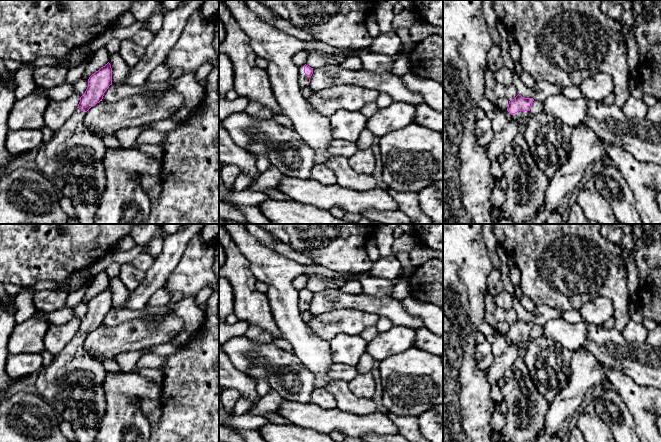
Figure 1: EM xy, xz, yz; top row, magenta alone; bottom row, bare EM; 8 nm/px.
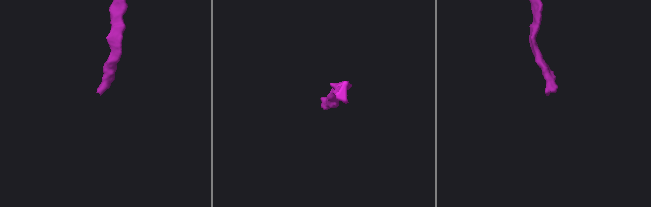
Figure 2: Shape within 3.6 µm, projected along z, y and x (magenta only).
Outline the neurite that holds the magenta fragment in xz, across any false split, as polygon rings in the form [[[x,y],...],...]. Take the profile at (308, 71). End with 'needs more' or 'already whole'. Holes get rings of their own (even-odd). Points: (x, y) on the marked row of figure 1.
[[[302,65],[299,67],[298,83],[300,88],[310,86],[310,78],[313,74],[313,68],[308,65]]]; needs more

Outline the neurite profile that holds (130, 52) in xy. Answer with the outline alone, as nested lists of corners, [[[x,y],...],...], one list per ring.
[[[131,38],[121,41],[119,55],[129,67],[134,67],[145,53],[145,48],[133,42]]]

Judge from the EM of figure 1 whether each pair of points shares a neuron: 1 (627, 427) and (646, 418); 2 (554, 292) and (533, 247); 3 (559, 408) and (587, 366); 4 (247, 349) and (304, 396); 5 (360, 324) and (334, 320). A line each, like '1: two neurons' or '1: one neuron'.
1: two neurons
2: one neuron
3: one neuron
4: one neuron
5: one neuron

